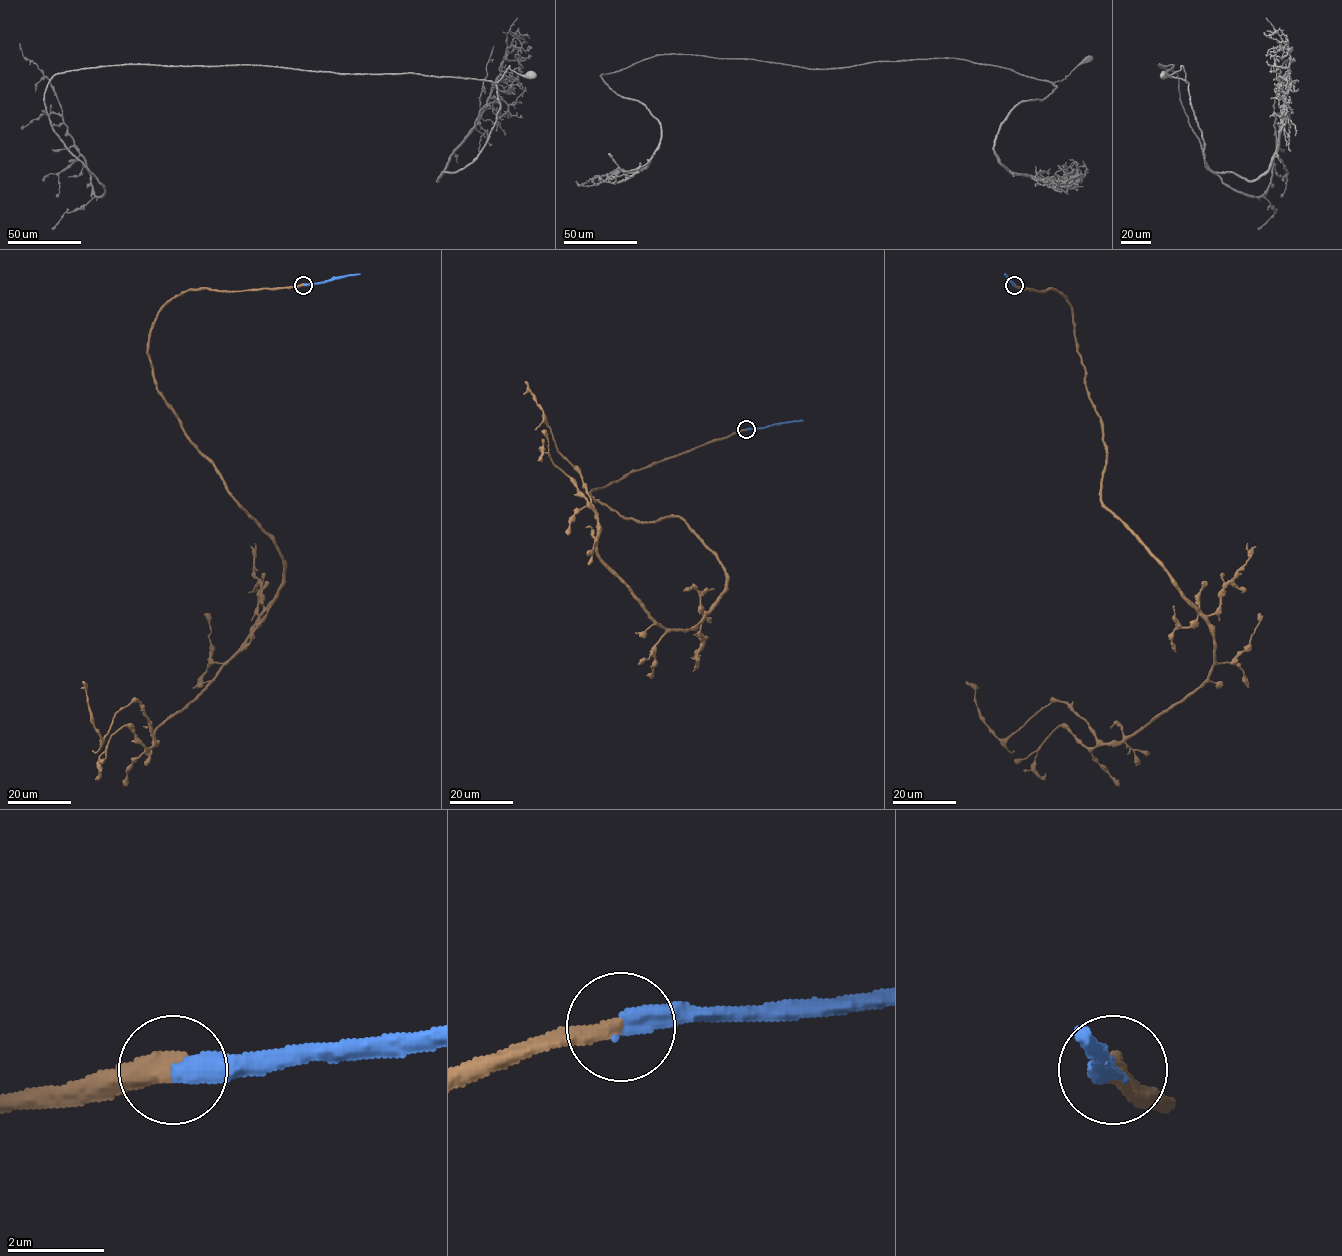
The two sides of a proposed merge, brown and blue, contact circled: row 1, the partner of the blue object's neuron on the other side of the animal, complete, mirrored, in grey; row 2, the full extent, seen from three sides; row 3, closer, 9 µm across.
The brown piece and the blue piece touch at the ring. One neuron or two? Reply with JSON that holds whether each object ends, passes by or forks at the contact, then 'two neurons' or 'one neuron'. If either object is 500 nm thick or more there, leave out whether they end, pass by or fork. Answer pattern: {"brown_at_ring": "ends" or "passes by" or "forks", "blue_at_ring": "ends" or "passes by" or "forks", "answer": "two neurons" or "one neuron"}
{"brown_at_ring": "ends", "blue_at_ring": "ends", "answer": "one neuron"}

